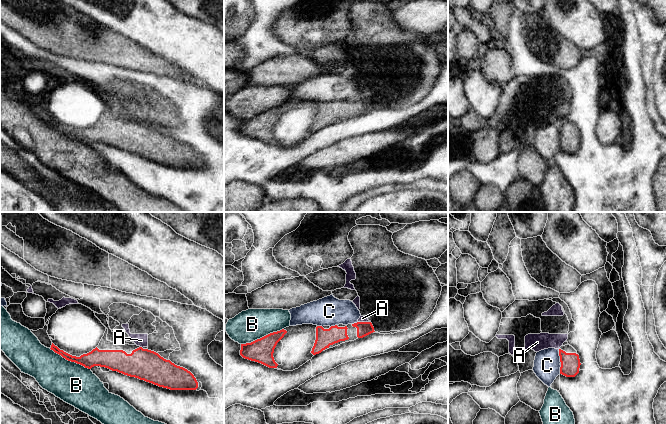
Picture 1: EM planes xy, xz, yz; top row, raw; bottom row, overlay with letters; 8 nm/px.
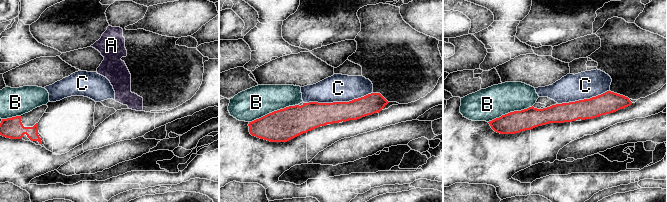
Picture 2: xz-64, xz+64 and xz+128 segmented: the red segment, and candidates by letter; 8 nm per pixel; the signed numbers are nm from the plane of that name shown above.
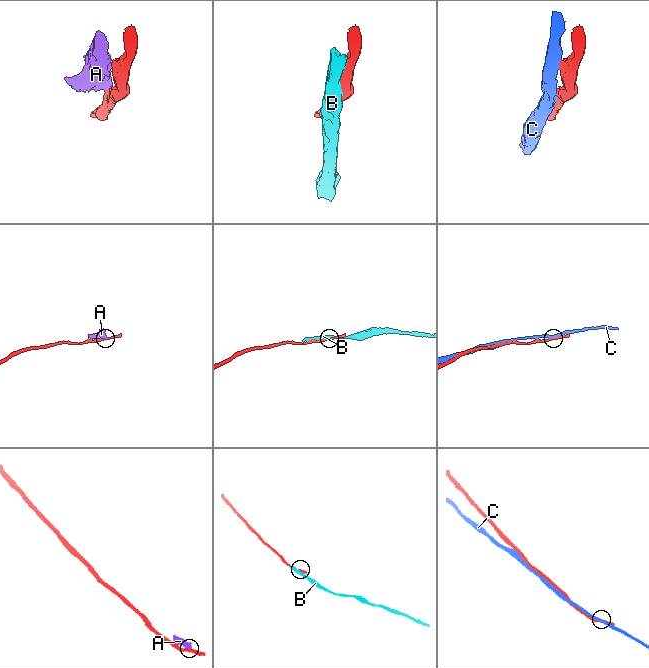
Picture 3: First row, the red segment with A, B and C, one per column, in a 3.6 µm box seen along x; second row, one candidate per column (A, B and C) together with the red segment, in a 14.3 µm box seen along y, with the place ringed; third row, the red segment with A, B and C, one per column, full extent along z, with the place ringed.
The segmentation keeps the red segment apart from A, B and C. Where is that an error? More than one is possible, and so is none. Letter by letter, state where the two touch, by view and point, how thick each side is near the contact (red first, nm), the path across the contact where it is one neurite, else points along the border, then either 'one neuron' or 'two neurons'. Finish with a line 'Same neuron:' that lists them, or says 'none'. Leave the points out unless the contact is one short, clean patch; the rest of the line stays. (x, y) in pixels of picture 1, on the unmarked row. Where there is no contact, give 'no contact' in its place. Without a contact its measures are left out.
A: xz (364, 98) | 110/50 nm | along xz (358, 97), (370, 98) | two neurons
B: xz (262, 113) | 190/260 nm | two neurons
C: yz (559, 131) | 160/200 nm | two neurons
Same neuron: none

